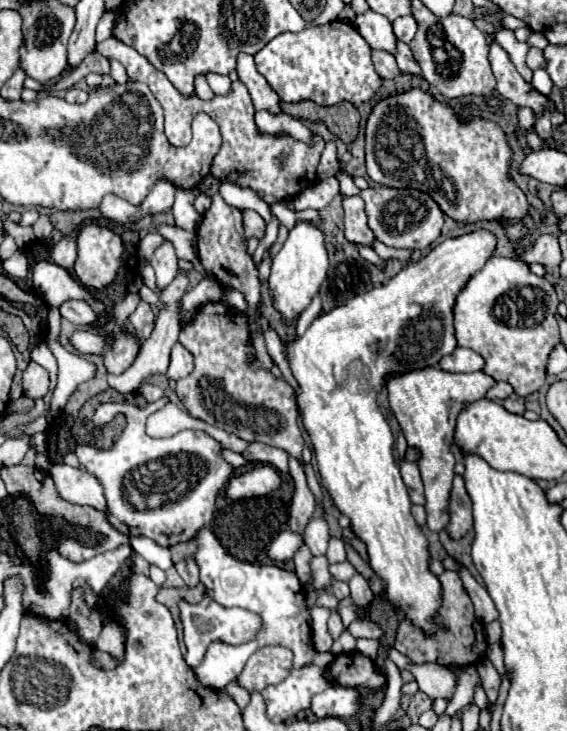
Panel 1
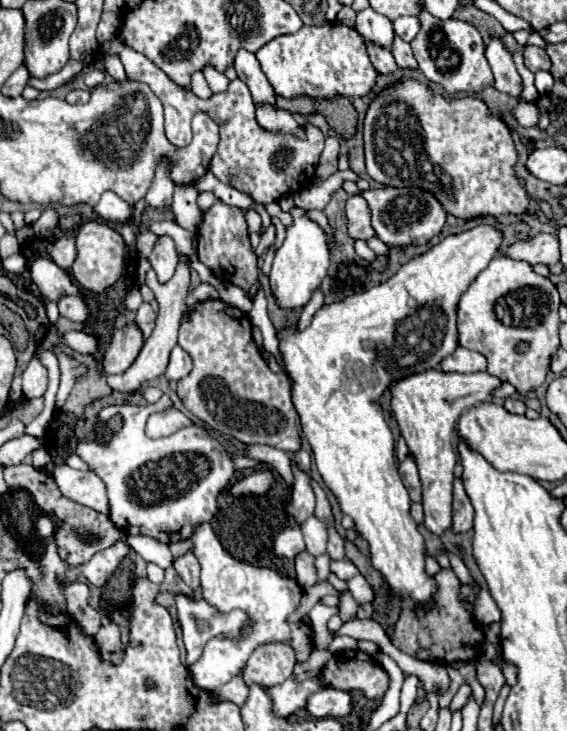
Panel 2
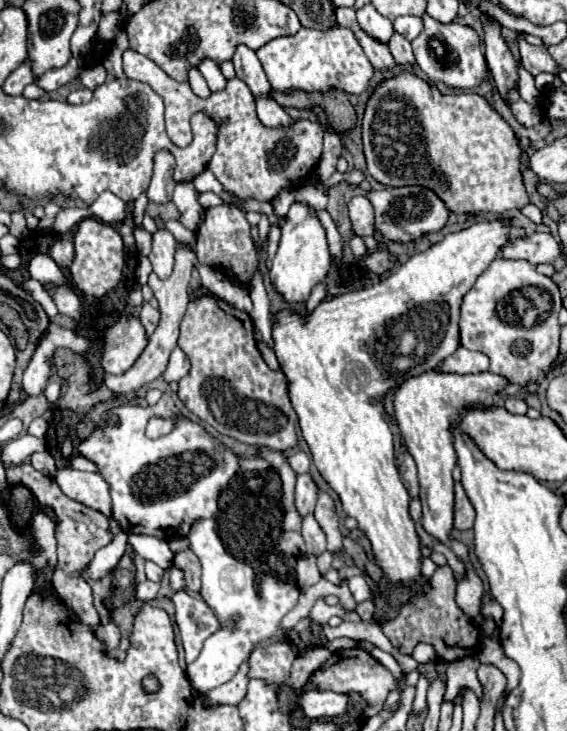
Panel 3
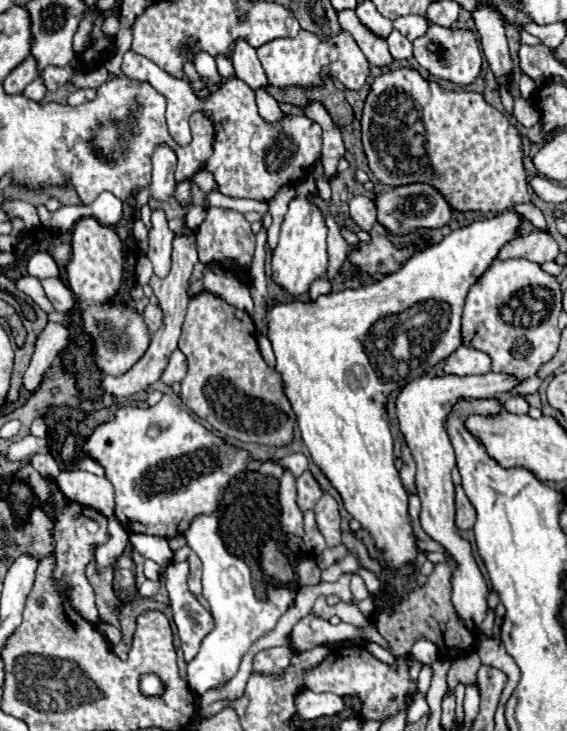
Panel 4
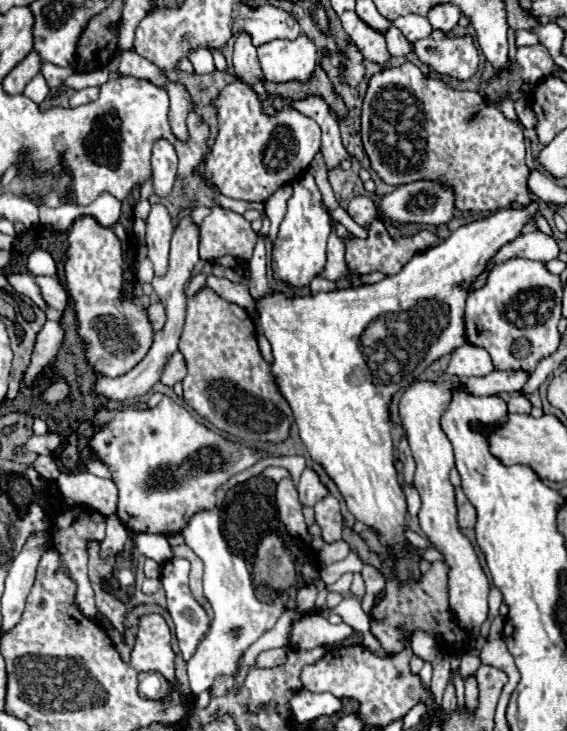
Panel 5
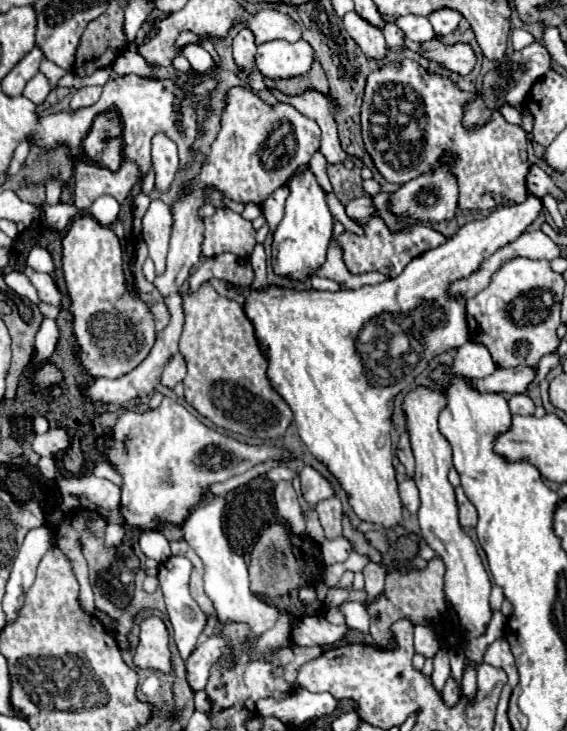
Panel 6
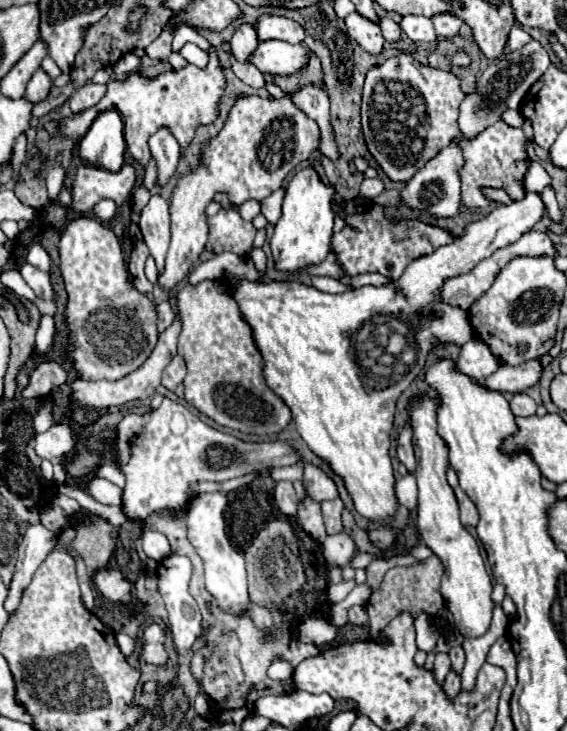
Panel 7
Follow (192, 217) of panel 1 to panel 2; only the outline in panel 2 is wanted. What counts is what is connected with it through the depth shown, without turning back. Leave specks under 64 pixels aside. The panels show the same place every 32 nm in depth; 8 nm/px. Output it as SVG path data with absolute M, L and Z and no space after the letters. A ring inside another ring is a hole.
M176 185L174 190L174 208L175 221L190 230L196 232L203 219L203 212L196 204L196 196L199 195L194 185Z

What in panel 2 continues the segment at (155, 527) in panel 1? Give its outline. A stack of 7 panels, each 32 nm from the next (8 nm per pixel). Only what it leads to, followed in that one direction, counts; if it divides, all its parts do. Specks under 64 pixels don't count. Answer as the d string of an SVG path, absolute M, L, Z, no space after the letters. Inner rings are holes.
M166 394L156 404L126 404L120 408L124 424L118 432L110 432L108 442L102 444L94 438L80 442L76 448L76 454L104 480L110 498L110 520L118 530L152 536L166 544L188 538L194 526L216 514L214 502L236 472L232 454L202 426L184 426L166 438L150 440L144 434L148 416L168 408L172 408L172 400Z

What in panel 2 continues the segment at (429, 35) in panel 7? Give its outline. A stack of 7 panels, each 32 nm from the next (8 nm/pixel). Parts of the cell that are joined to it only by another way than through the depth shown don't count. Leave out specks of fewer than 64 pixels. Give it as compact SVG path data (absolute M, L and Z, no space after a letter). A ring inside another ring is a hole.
M400 16L394 20L394 32L404 38L406 42L412 42L414 36L420 32L420 20L418 16Z

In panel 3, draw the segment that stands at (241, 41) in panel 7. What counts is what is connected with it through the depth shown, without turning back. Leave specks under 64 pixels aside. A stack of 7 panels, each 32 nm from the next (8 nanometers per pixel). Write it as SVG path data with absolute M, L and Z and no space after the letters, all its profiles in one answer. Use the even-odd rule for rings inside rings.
M238 44L232 62L236 68L236 76L248 84L248 88L252 90L254 96L270 94L272 86L268 84L268 78L264 76L264 70L262 70L262 64L252 48Z

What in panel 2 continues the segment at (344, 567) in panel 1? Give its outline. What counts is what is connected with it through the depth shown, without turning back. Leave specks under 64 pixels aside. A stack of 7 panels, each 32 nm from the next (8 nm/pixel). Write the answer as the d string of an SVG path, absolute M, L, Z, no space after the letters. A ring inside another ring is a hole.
M347 559L332 561L330 564L330 571L339 579L348 581L354 576L354 572L357 572L357 568Z

